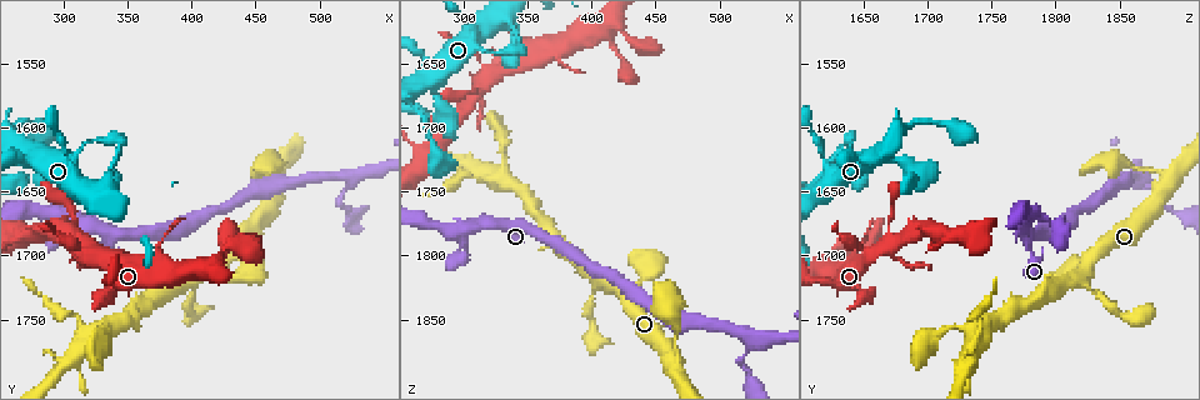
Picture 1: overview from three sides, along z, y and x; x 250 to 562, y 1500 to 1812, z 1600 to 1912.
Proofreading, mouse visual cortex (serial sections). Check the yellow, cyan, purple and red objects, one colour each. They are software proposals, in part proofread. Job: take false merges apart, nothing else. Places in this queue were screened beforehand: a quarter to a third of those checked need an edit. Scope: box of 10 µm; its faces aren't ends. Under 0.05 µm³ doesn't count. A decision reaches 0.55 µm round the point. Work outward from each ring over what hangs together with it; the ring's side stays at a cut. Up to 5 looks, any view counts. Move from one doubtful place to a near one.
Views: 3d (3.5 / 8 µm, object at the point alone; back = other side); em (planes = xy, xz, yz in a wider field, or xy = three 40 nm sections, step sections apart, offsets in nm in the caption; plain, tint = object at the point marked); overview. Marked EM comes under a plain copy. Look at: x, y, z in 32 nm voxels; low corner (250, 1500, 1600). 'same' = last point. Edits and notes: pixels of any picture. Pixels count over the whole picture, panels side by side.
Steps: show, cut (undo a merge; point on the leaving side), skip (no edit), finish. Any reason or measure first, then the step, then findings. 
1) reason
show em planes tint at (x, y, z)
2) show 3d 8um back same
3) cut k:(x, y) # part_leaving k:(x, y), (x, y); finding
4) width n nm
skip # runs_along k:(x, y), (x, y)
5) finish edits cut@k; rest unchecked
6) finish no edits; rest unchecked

sharp bend
show 3d 3.5um back at (328, 1678, 1778)

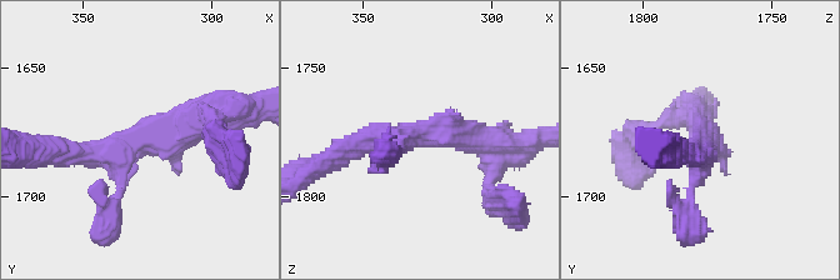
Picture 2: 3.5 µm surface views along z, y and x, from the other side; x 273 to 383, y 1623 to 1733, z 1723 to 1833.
arms 3; arm_widths 150, 300, 350 nm; now the EM
show em xy step 1 tint at (328, 1679, 1777)

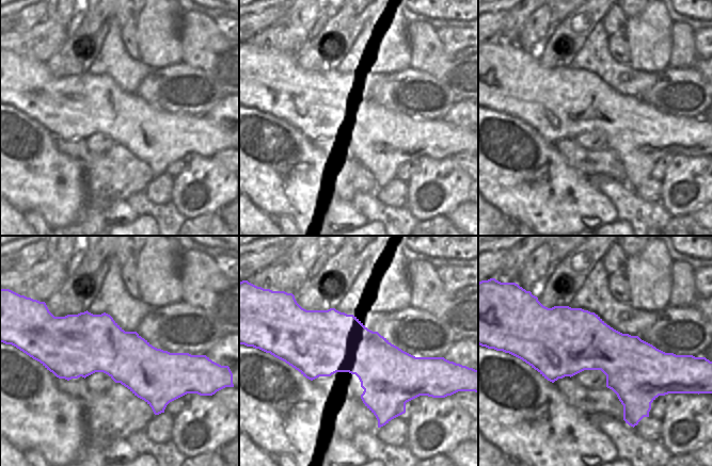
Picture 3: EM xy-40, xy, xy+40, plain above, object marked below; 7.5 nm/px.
skip # runs_along 2:(110, 211), (130, 143), (214, 116); one cell here

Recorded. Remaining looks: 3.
show 3d 8um at (524, 1640, 1866)

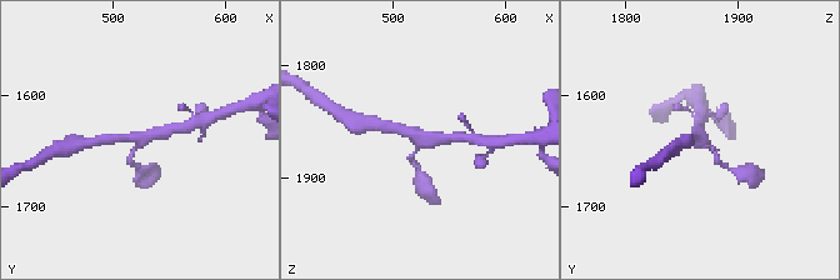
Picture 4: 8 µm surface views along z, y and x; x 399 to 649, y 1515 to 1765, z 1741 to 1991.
zoom in
show 3d 3.5um back same

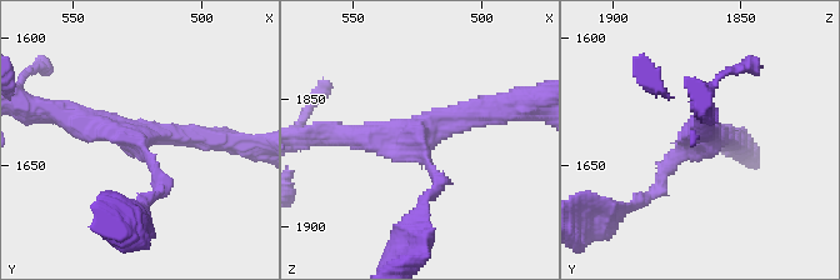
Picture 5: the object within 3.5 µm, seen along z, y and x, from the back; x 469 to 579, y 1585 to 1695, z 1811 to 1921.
arms 3
skip # runs_along 5:(496, 110), (420, 135), (439, 184); all the same cell

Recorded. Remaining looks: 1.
finish no edits; rest unchecked

